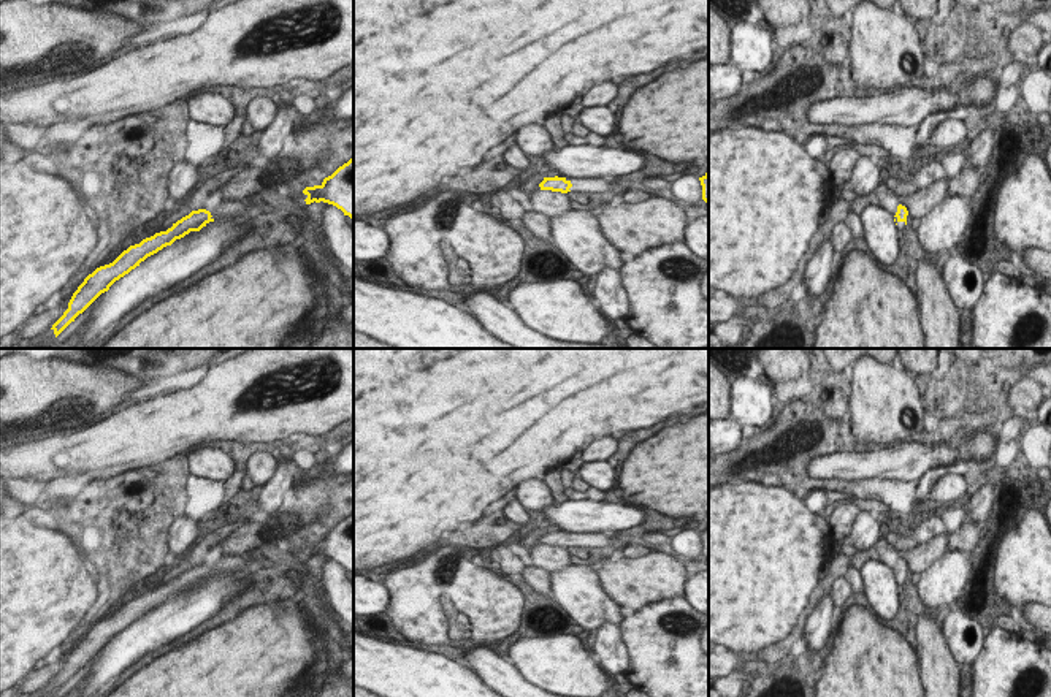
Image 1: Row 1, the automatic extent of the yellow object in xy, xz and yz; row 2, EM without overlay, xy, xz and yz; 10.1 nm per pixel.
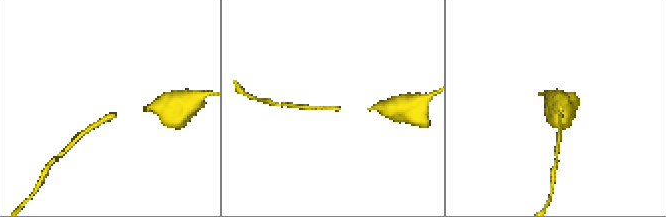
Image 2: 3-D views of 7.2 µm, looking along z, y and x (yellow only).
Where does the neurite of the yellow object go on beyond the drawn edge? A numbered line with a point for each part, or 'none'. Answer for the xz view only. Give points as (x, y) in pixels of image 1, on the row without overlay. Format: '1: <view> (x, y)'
1: xz (584, 540)

